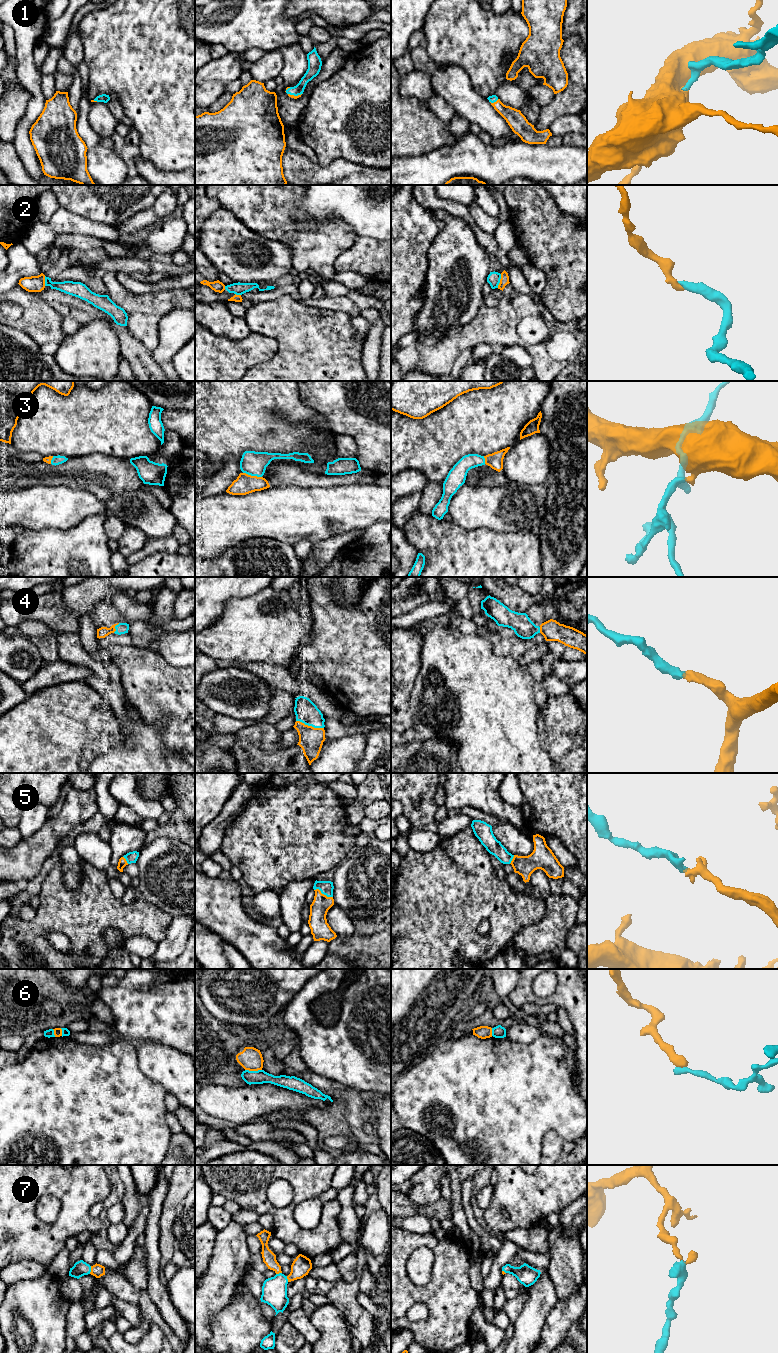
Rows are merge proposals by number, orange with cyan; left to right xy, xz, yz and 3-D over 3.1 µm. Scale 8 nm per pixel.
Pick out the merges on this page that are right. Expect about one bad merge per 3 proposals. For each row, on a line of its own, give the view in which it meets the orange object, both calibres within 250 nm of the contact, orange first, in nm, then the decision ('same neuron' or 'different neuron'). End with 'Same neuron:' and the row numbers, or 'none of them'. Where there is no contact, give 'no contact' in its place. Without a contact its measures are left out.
1: contact in yz; calibres 150 and 60 nm; same neuron
2: contact in yz; calibres 70 and 100 nm; different neuron
3: contact in xz; calibres 160 and 190 nm; same neuron
4: contact in xz; calibres 200 and 180 nm; same neuron
5: contact in xz; calibres 150 and 110 nm; same neuron
6: contact in xz; calibres 180 and 110 nm; different neuron
7: contact in xy; calibres 110 and 120 nm; different neuron
Same neuron: 1, 3, 4, 5

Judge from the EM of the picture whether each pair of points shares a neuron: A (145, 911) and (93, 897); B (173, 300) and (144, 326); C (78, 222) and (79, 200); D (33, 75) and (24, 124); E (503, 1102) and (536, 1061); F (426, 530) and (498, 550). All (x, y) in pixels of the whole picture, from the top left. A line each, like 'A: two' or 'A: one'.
A: one
B: one
C: two
D: one
E: one
F: one

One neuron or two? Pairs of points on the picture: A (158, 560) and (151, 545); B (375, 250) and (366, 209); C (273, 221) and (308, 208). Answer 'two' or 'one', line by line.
A: two
B: two
C: two

